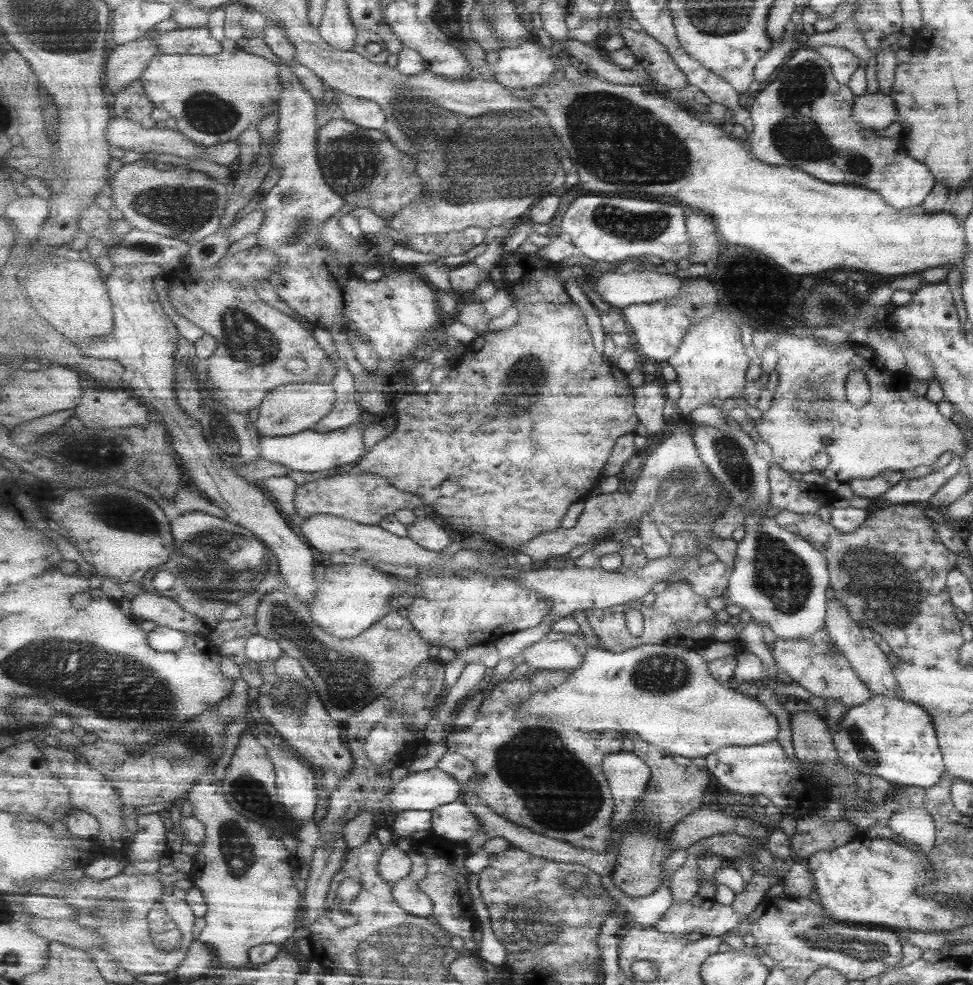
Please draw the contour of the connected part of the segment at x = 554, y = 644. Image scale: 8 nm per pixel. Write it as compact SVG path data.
M541 639L523 650L520 661L528 664L531 670L571 672L581 666L583 659L584 655L566 639Z

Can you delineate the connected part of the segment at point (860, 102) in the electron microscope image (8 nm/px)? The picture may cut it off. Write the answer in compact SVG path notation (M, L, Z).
M866 93L859 96L853 112L855 120L875 130L887 128L897 119L897 108L892 98L879 93Z

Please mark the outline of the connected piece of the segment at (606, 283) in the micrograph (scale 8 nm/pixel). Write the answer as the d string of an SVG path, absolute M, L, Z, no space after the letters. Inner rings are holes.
M653 267L641 272L609 271L594 278L596 292L611 309L617 310L632 304L675 298L684 287L682 278Z

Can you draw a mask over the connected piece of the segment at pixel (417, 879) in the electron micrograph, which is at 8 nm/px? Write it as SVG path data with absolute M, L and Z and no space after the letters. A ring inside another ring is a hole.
M417 844L411 848L409 853L413 860L412 871L405 879L393 884L394 897L406 912L430 919L433 914L433 900L426 892L423 892L420 885L420 882L427 876L428 858Z

